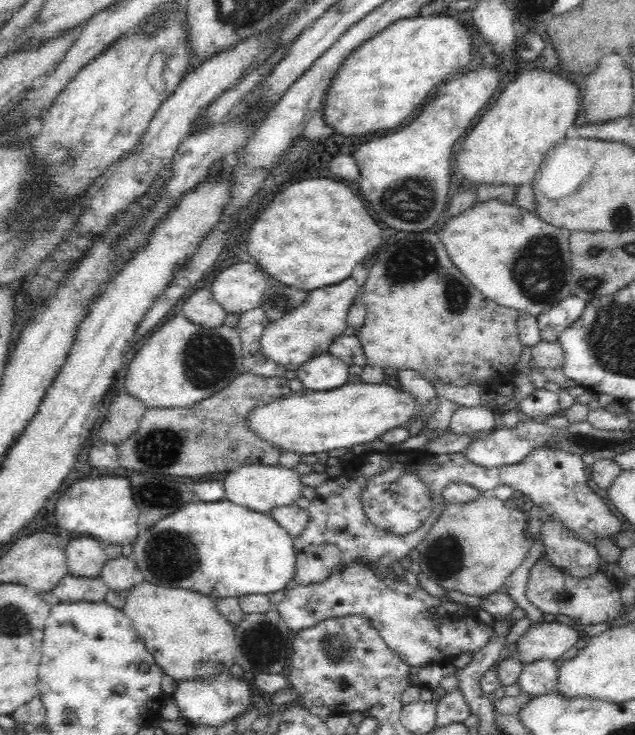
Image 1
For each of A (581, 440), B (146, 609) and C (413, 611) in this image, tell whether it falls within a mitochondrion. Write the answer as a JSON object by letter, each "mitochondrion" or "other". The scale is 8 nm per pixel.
{"A":"mitochondrion","B":"other","C":"other"}

